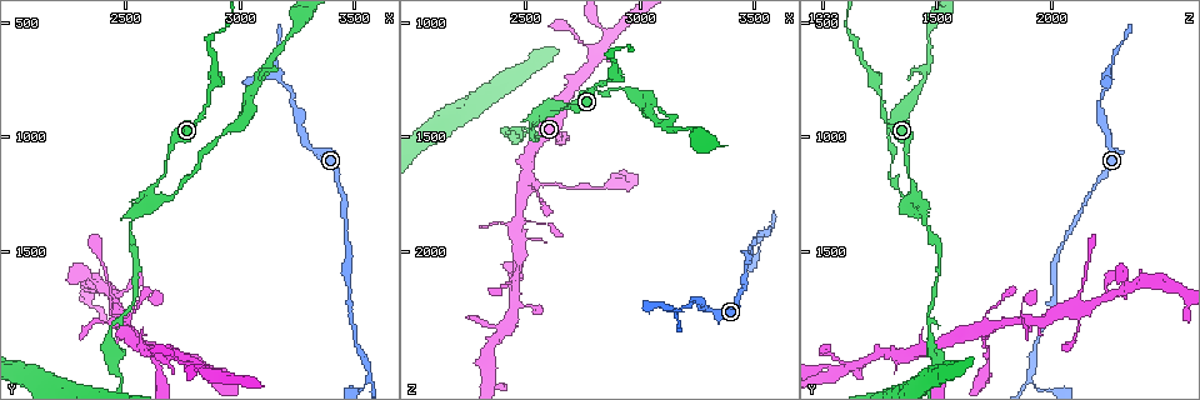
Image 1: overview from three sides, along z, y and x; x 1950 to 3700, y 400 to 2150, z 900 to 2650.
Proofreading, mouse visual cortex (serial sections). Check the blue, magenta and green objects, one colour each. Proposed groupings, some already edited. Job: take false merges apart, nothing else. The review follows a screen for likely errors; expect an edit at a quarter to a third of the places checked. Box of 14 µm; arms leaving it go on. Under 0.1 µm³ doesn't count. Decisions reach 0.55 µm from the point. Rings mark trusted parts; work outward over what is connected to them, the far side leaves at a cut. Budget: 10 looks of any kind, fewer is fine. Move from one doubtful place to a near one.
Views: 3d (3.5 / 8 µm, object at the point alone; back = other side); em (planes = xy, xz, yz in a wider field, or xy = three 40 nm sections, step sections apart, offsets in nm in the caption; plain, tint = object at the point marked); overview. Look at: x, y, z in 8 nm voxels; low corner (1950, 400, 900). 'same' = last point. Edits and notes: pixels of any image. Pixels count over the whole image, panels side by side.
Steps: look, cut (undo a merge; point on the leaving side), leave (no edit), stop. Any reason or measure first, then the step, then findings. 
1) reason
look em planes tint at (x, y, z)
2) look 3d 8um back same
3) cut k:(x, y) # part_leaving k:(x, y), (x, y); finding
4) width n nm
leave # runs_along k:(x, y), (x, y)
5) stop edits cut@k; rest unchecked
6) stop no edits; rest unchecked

side arm on a straight run
look 3d 3.5um at (2600, 1260, 1390)

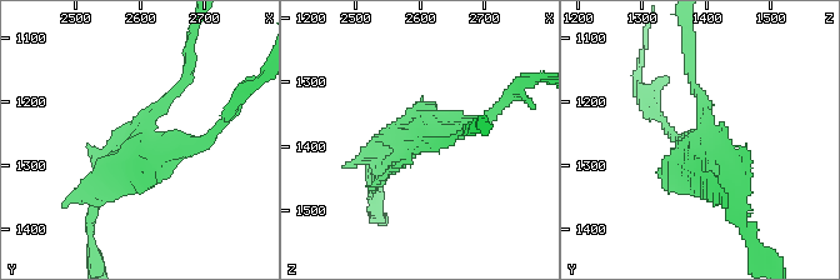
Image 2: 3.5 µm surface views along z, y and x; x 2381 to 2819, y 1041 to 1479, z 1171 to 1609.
now the EM
look em xy step 5 tint at (2605, 1275, 1385)

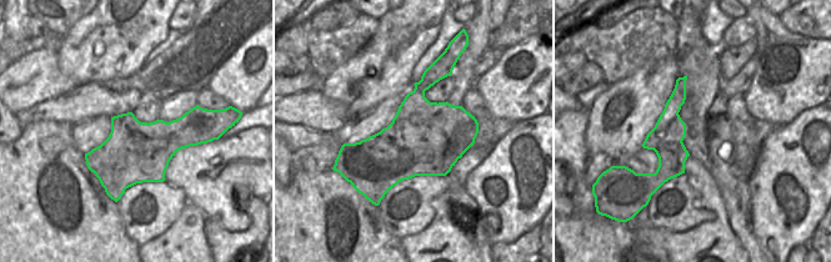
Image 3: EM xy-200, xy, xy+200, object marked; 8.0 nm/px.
width 600 nm
leave # runs_along 2:(183, 83), (144, 148), (213, 133); all the same cell

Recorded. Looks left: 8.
abrupt turn
look 3d 8um back at (3140, 720, 2250)

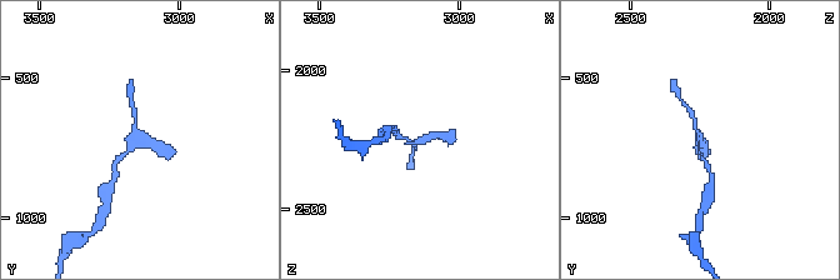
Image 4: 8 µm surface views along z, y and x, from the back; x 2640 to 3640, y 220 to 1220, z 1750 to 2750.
look 3d 3.5um at (3160, 730, 2260)

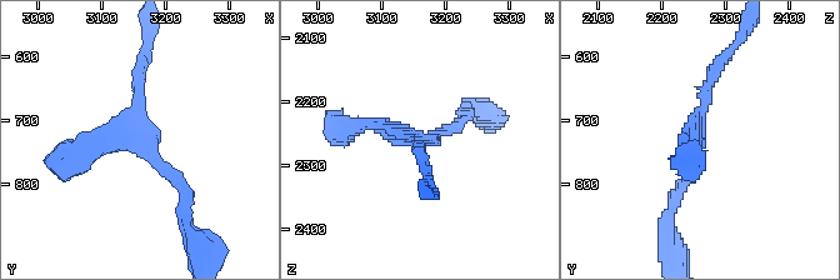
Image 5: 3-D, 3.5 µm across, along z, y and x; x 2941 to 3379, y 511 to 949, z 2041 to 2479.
leave # runs_along 5:(185, 199), (135, 138), (58, 160); one cell here

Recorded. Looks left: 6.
thin arm on a thick one
look 3d 3.5um at (2540, 1870, 1710)

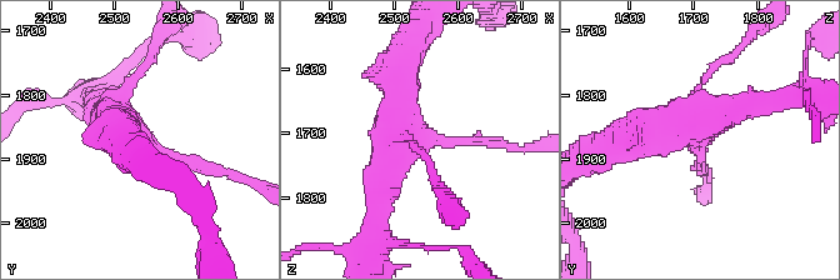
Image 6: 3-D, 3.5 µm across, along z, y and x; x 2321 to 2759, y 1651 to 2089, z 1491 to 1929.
look em xy step 1 tint at (2535, 1860, 1705)

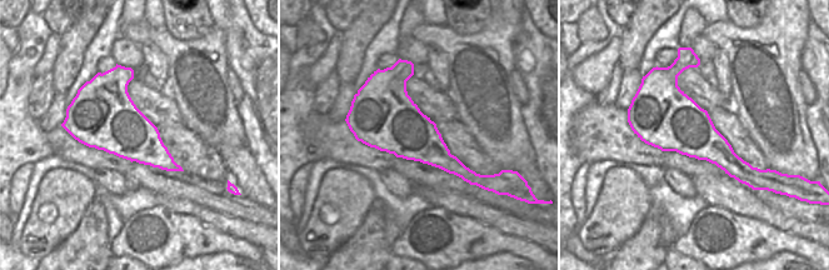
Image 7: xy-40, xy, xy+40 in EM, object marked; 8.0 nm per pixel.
leave # runs_along 6:(615, 145), (653, 126), (765, 103); continuous, no second cell

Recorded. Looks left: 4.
calibre changes
look 3d 8um at (3570, 2060, 1900)

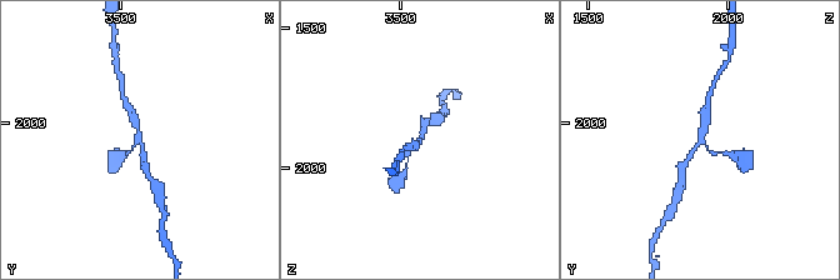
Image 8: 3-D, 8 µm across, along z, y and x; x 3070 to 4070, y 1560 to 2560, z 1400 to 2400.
arms 3; arm_widths 100, 200, 200 nm
look em xy step 1 tint at (3560, 2060, 1900)

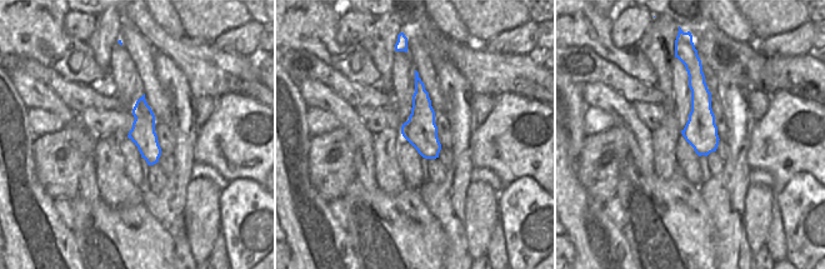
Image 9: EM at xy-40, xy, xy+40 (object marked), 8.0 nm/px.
leave # runs_along 8:(708, 108), (701, 141), (711, 153), (730, 153); one cell here

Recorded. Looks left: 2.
stop no edits; rest unchecked

